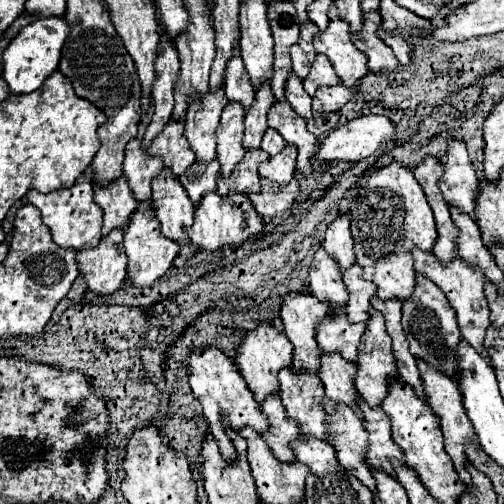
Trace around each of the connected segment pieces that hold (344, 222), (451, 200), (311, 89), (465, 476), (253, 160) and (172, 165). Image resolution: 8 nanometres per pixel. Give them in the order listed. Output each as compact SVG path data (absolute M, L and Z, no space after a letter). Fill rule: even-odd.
M346 214L336 216L336 220L328 226L322 246L340 264L340 270L348 270L354 264L354 246L352 246L352 236L350 236L350 220L348 220Z
M452 138L448 142L444 174L438 186L440 186L440 192L444 194L444 200L450 206L456 206L458 210L474 216L474 206L478 196L478 178L468 158L466 144L462 140Z
M318 54L310 66L308 76L302 82L304 82L304 90L312 96L318 86L336 86L340 78L336 76L330 60L324 54Z
M418 358L418 368L420 368L420 378L422 378L422 384L424 384L424 392L428 396L428 406L432 408L432 412L438 416L440 420L440 430L444 434L444 448L454 464L454 470L458 472L460 480L464 484L470 484L470 474L466 472L466 466L464 466L464 460L466 460L466 452L464 452L464 442L466 440L472 440L478 444L478 438L476 434L472 432L472 424L464 412L464 406L462 406L462 400L460 400L460 392L458 392L458 386L452 378L448 378L440 368L432 368L428 366L424 360Z
M252 150L246 152L244 158L236 164L232 170L232 176L224 180L224 176L218 176L218 192L222 196L228 196L230 192L260 192L260 176L258 176L258 164L268 160L270 156L264 150Z
M170 120L164 126L164 132L152 140L148 146L148 152L152 156L162 156L164 164L180 176L196 156L192 156L192 148L188 148L188 140L184 140L184 122L182 120Z

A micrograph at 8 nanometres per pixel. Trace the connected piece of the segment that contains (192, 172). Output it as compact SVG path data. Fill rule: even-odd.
M214 158L212 164L200 164L196 160L192 164L192 168L188 168L188 172L184 172L184 176L180 176L180 184L186 188L186 192L194 204L200 202L200 196L204 192L216 192L218 172L220 172L220 164Z

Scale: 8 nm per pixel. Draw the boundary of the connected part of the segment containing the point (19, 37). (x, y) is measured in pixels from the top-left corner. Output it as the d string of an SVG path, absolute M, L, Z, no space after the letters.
M40 18L24 26L8 44L2 54L2 78L12 94L30 94L42 86L42 82L58 68L64 40L68 36L68 24L64 18Z

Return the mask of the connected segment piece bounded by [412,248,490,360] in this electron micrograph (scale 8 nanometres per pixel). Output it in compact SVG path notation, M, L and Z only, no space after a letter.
M414 248L412 256L414 256L416 272L430 278L446 294L450 306L456 310L456 320L458 320L462 338L468 340L470 346L476 348L480 352L480 356L484 356L484 360L488 360L488 354L482 346L486 328L490 324L490 310L486 304L486 296L484 296L484 274L476 272L476 268L472 268L470 264L464 264L464 260L460 260L460 258L452 260L450 264L440 264L440 260L436 260L436 256L432 256L432 252L422 252L420 248Z

